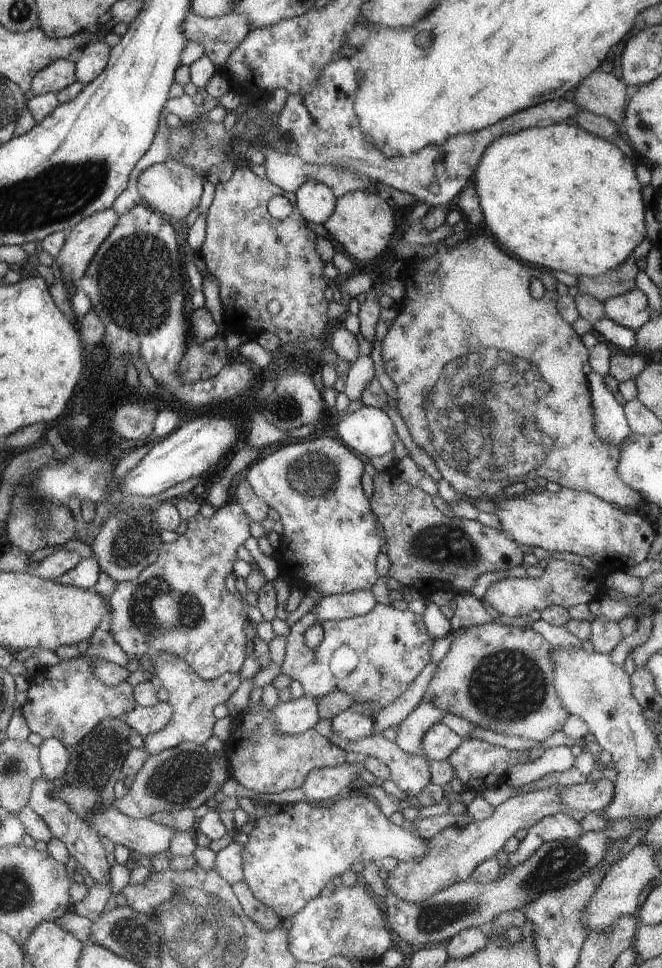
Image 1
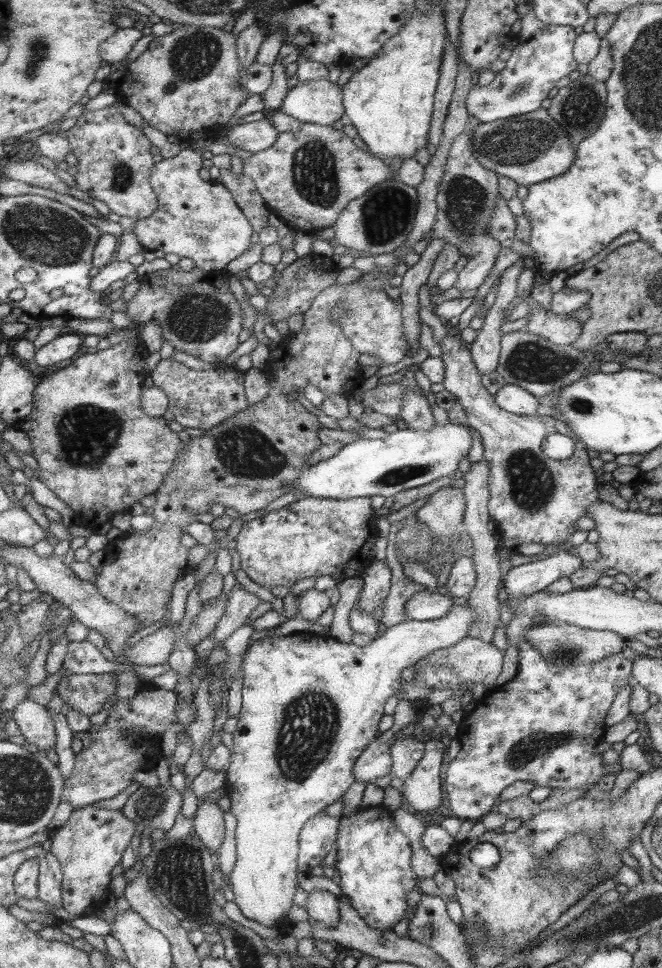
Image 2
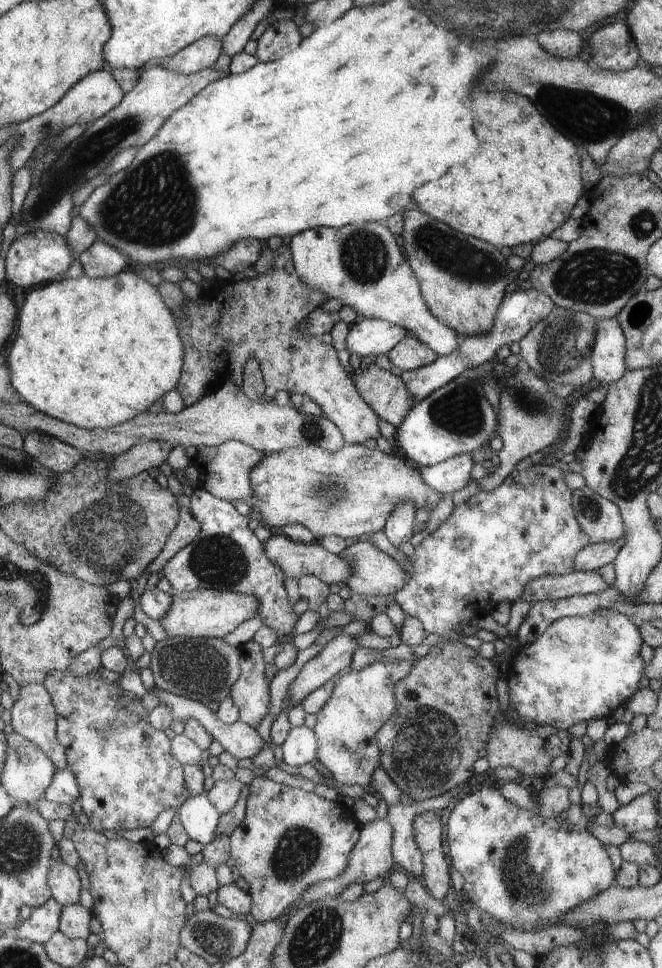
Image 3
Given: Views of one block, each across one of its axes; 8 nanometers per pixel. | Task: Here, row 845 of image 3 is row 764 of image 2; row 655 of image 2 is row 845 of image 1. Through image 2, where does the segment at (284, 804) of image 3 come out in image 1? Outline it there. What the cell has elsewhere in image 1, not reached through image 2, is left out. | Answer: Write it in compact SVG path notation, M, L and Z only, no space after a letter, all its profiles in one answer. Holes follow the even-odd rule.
M353 792L327 808L315 808L309 806L309 802L297 802L295 806L283 806L281 812L273 816L259 818L241 852L243 882L251 890L251 894L255 894L255 900L263 902L263 906L267 906L279 920L287 920L289 916L299 912L307 904L307 900L323 892L321 888L329 888L333 876L341 876L343 870L349 870L349 864L353 860L379 862L379 858L387 856L397 860L397 864L417 862L423 860L423 856L427 856L429 850L433 850L433 846L427 840L419 840L413 834L387 822L387 818L379 812L379 804L375 804L375 798Z

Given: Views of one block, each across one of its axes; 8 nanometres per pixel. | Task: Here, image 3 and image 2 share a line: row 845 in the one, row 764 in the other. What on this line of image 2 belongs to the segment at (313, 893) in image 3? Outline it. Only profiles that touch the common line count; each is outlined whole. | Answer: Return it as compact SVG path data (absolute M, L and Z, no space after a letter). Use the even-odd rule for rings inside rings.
M377 738L357 758L357 764L353 768L353 776L355 776L355 780L365 782L369 786L379 776L391 776L391 766L393 766L391 740L381 742L381 738Z

